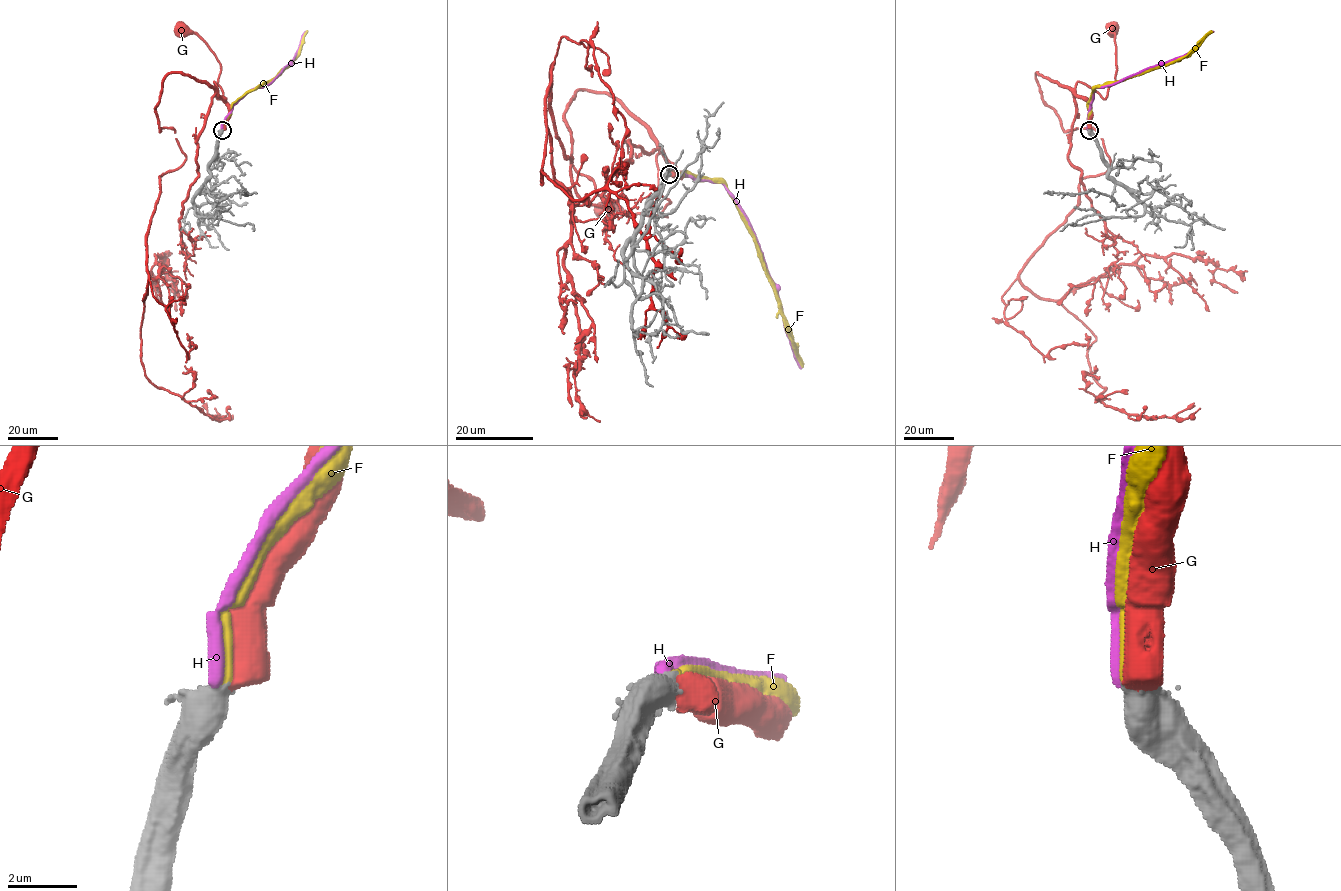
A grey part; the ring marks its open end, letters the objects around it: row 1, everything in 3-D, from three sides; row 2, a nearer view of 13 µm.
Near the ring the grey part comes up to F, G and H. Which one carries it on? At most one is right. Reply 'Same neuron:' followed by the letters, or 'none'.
Same neuron: G

